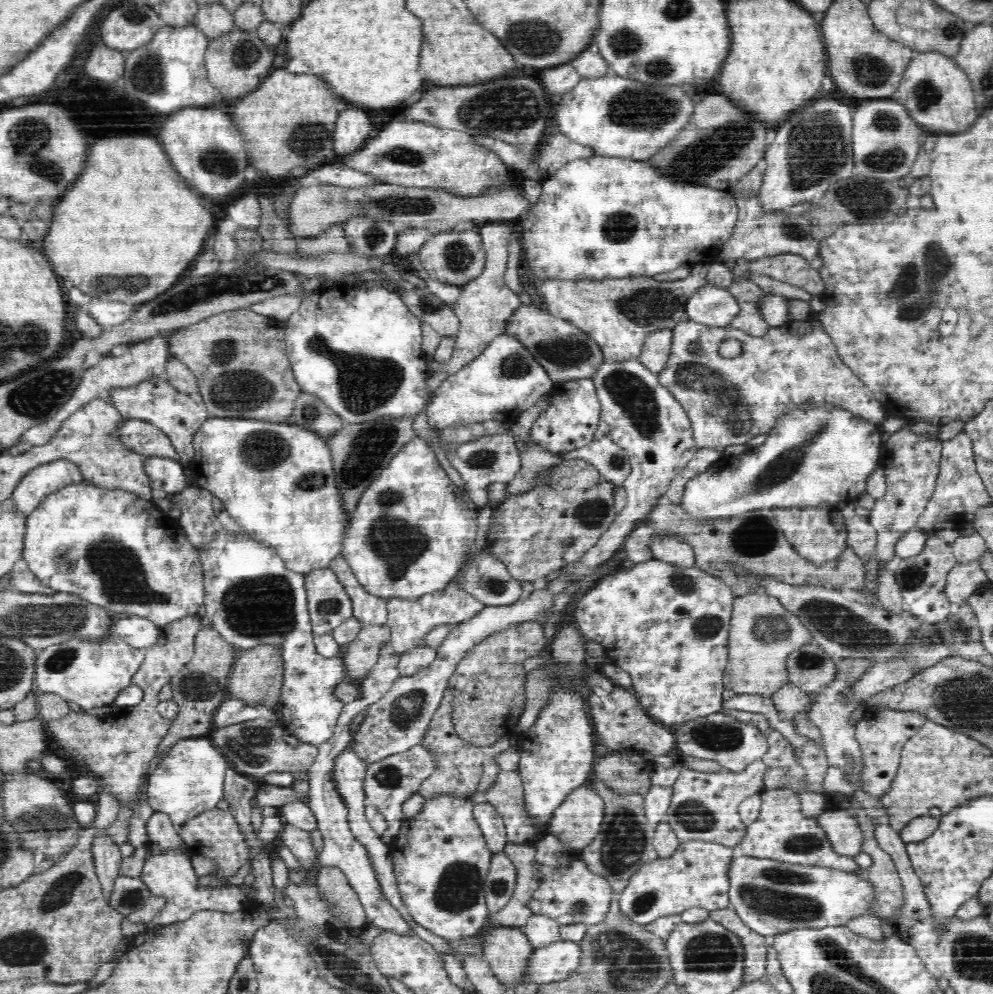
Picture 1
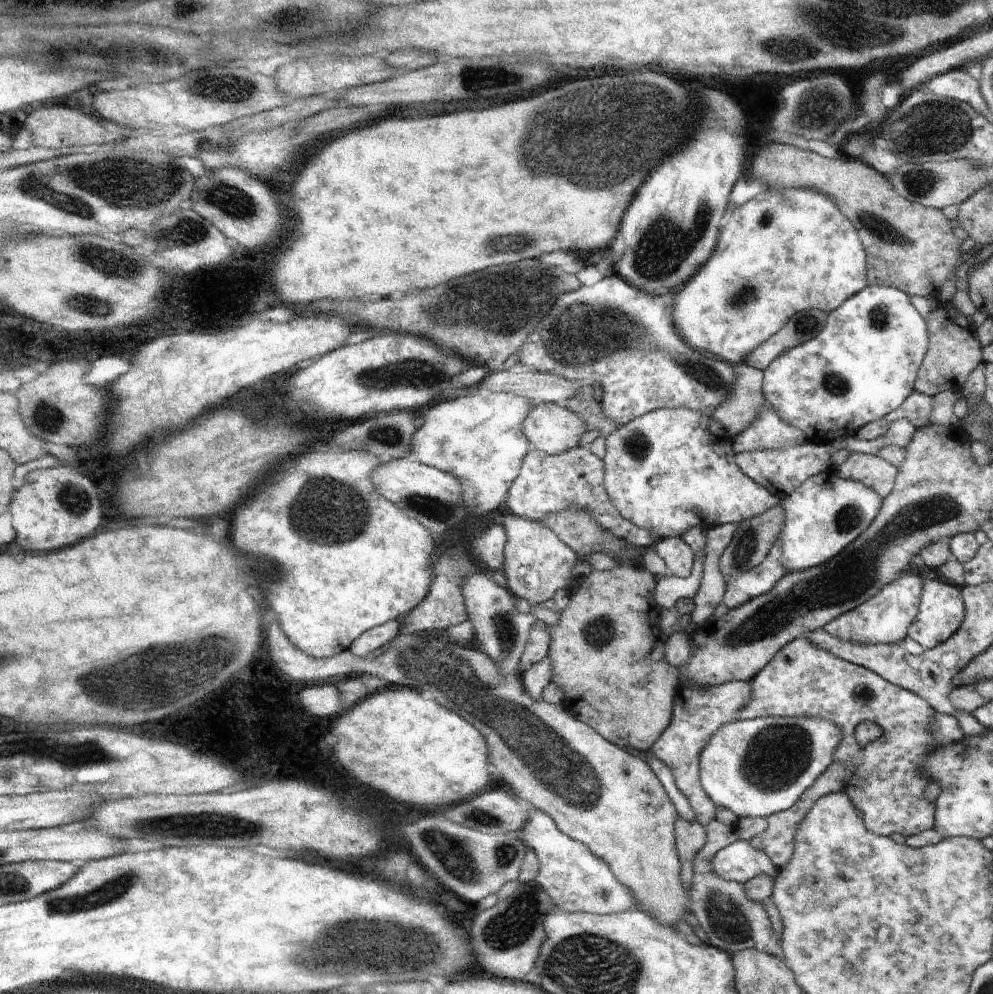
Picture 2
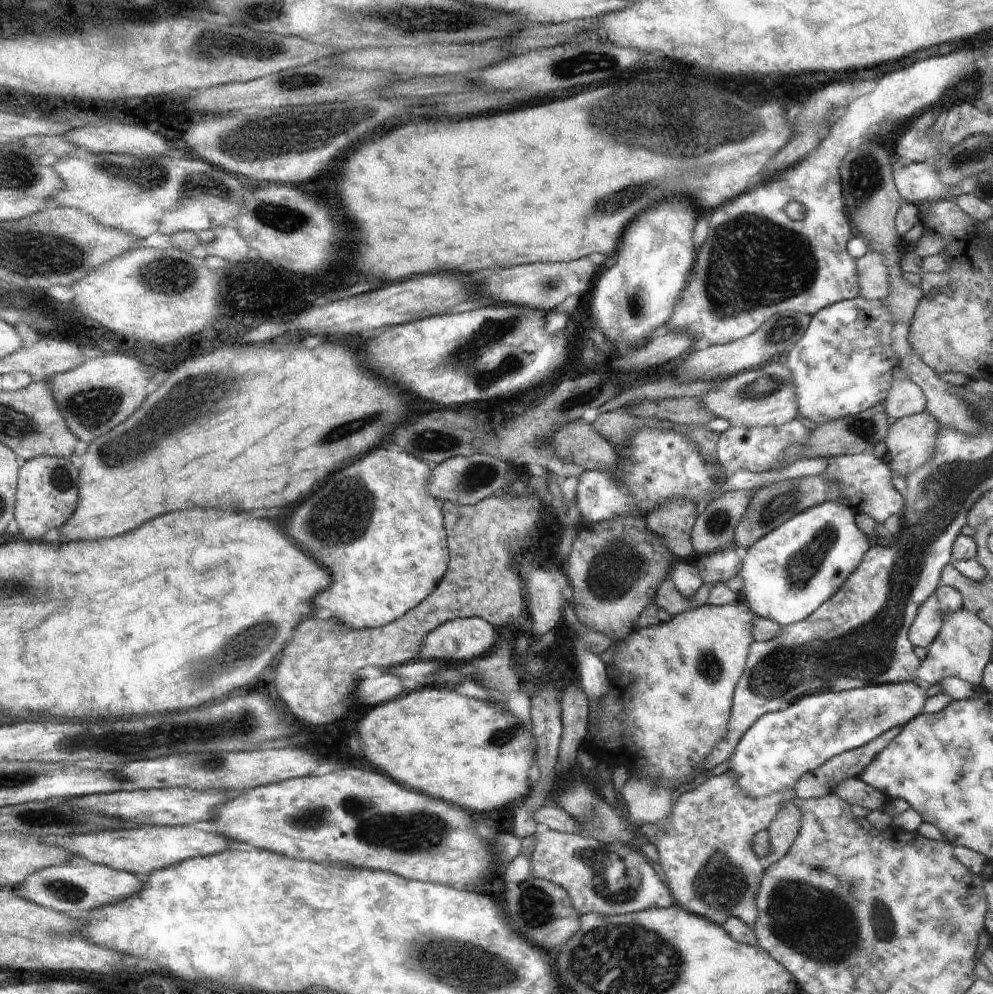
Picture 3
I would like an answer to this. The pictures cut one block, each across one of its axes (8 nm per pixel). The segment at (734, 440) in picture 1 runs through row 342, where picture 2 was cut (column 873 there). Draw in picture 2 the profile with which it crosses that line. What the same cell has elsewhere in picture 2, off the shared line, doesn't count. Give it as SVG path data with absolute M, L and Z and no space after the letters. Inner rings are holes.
M806 636L785 644L750 682L753 688L752 700L742 708L737 720L766 716L814 717L829 720L840 727L842 738L833 760L855 769L855 773L843 782L841 790L849 795L854 806L865 814L865 823L870 831L885 837L896 832L910 837L933 828L936 824L936 806L924 797L924 790L930 780L922 776L923 770L920 768L942 744L938 744L935 739L934 724L938 712L921 695L888 682L866 667L838 658L830 651L816 646ZM862 720L871 720L883 730L878 739L866 746L860 746L854 737L855 728Z

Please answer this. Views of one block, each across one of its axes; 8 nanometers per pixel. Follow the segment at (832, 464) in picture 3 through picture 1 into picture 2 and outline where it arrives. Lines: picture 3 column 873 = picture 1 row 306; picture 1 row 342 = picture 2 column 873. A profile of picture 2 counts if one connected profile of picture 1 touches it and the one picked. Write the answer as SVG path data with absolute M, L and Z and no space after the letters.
M850 453L846 462L835 466L842 478L863 482L884 499L893 489L898 469L878 455Z

